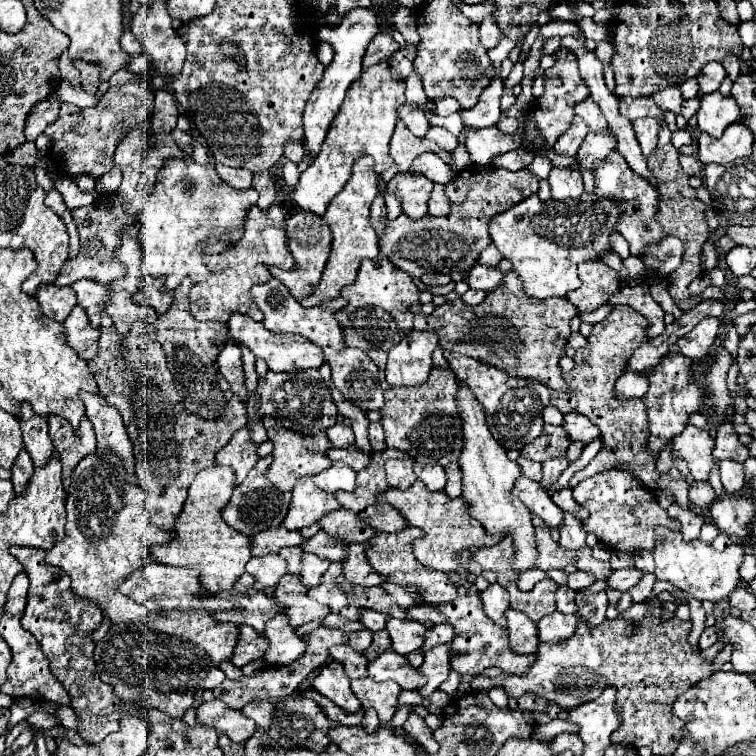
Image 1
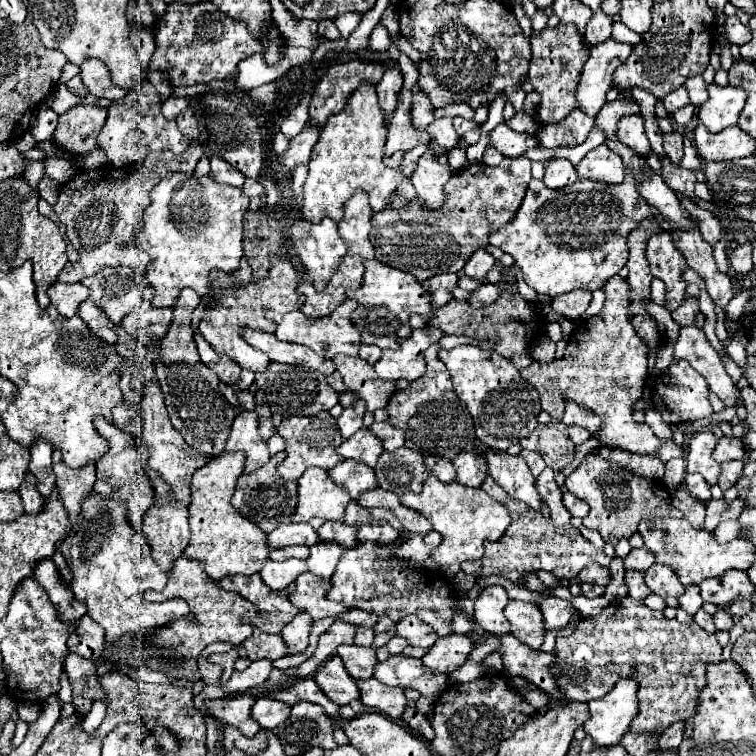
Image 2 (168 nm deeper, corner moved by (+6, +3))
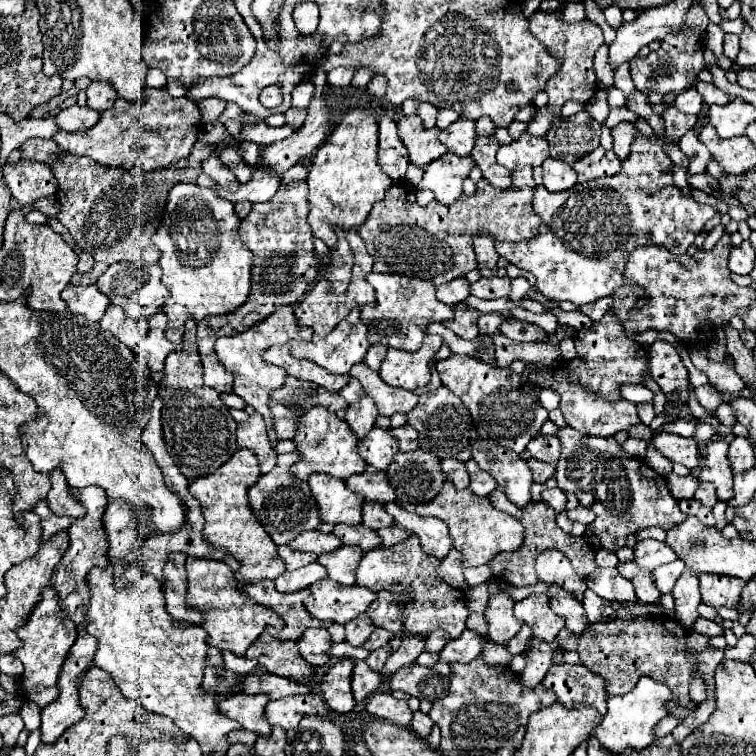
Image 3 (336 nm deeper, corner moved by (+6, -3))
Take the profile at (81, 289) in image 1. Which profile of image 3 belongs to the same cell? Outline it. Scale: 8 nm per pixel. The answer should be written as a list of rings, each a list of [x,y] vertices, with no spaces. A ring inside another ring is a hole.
[[[121,262],[121,264],[113,264],[113,266],[109,266],[107,268],[107,272],[105,274],[101,274],[99,276],[99,280],[97,280],[97,288],[109,298],[109,304],[113,304],[113,306],[119,306],[119,308],[123,308],[123,312],[125,312],[125,316],[127,318],[131,318],[131,320],[139,320],[139,318],[147,318],[147,316],[151,316],[151,314],[155,314],[155,312],[159,312],[161,310],[161,306],[165,304],[165,300],[169,298],[169,292],[165,292],[165,286],[161,284],[161,268],[159,268],[159,264],[155,262],[155,264],[143,264],[143,268],[141,268],[141,263],[153,263],[153,262]]]

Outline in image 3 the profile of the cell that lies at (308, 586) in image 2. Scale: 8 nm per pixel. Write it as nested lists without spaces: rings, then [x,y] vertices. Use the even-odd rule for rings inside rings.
[[[319,580],[309,586],[309,596],[303,600],[307,612],[325,622],[347,624],[355,616],[367,612],[369,604],[377,598],[377,594],[359,586],[345,586],[333,580]]]

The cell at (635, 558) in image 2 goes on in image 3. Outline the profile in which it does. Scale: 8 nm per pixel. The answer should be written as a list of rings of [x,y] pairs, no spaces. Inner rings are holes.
[[[641,540],[633,550],[635,550],[635,564],[647,570],[655,570],[663,564],[677,560],[675,552],[665,542],[659,540]]]

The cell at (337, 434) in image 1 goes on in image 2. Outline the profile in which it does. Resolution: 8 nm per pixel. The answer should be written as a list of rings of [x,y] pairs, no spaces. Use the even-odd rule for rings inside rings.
[[[355,400],[353,406],[343,410],[343,414],[337,418],[337,426],[341,430],[343,440],[351,438],[363,426],[365,412],[367,412],[367,408],[365,408],[365,402],[361,402],[361,400]]]

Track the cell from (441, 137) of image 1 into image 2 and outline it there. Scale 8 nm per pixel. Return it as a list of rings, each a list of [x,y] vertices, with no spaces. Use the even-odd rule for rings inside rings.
[[[437,118],[435,122],[431,122],[427,126],[427,132],[433,136],[433,140],[445,148],[453,148],[459,142],[459,134],[453,128],[453,120],[451,118]]]

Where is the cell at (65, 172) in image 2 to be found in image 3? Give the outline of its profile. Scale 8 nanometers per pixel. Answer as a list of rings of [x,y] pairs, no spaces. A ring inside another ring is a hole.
[[[19,160],[17,164],[1,164],[3,182],[11,196],[21,204],[33,204],[37,198],[53,196],[57,192],[57,180],[47,164],[33,160]]]

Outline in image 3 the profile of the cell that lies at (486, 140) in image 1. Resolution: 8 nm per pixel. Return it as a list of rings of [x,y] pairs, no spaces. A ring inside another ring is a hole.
[[[521,134],[511,144],[501,144],[497,150],[497,162],[507,170],[515,172],[523,166],[539,166],[549,158],[549,144],[545,138]]]

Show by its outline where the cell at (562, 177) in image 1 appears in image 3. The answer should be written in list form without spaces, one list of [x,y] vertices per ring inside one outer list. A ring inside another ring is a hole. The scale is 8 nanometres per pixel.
[[[547,158],[543,162],[543,186],[549,192],[563,192],[575,186],[577,182],[577,172],[573,172],[573,168],[559,160],[559,158]]]

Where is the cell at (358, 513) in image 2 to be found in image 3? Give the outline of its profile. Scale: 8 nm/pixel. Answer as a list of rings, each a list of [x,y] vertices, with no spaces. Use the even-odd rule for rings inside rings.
[[[365,502],[363,504],[361,526],[371,528],[371,530],[379,530],[379,528],[387,528],[391,524],[393,524],[393,518],[381,508],[381,502]]]

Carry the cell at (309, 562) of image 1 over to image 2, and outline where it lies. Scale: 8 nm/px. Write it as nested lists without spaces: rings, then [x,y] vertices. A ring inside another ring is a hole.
[[[323,542],[323,544],[311,546],[309,550],[311,550],[307,558],[309,572],[321,578],[331,578],[333,570],[337,568],[337,558],[341,558],[343,554],[343,548],[337,542]]]

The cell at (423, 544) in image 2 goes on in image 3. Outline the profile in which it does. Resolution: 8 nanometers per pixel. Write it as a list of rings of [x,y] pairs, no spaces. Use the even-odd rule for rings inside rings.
[[[453,548],[451,552],[449,552],[449,558],[441,558],[439,560],[439,570],[437,570],[437,574],[449,584],[449,586],[453,586],[453,588],[463,588],[467,582],[465,582],[465,578],[463,578],[463,568],[461,568],[461,564],[459,564],[459,560],[461,560],[461,554]]]

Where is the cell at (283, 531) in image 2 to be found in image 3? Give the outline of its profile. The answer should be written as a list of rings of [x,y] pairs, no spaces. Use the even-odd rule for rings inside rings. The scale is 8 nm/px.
[[[307,530],[307,532],[301,532],[295,540],[291,540],[289,546],[293,550],[315,552],[317,556],[321,556],[325,552],[337,550],[341,546],[341,540],[337,540],[337,536],[333,536],[333,534],[323,534],[323,532],[317,532],[317,530]]]

